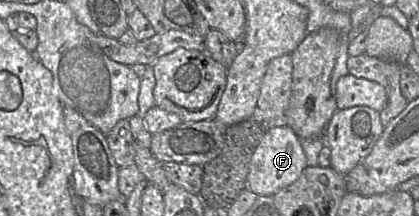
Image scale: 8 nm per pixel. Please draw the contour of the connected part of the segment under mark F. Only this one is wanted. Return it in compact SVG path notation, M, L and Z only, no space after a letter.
M289 127L266 130L250 161L247 188L258 196L273 196L293 184L308 166L301 139Z

